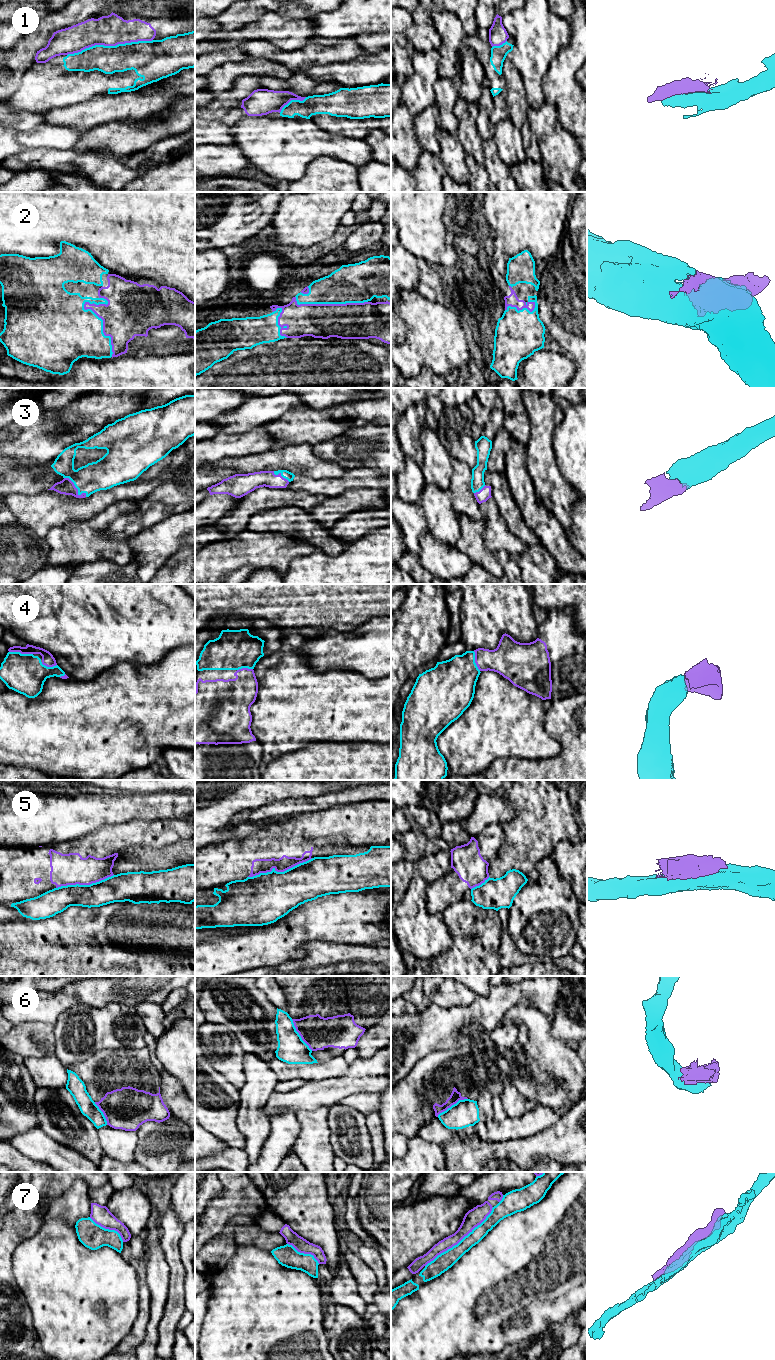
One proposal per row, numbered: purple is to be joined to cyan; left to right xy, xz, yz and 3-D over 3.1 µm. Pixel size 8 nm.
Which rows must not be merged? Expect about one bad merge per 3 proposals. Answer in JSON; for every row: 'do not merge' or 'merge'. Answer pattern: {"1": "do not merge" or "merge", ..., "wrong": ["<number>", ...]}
{"1": "do not merge", "2": "merge", "3": "merge", "4": "merge", "5": "do not merge", "6": "do not merge", "7": "do not merge", "wrong": ["1", "5", "6", "7"]}

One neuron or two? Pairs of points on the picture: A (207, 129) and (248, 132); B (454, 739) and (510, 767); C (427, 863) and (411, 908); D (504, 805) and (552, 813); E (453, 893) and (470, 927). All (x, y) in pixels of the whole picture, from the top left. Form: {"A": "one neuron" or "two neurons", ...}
{"A": "two neurons", "B": "two neurons", "C": "two neurons", "D": "two neurons", "E": "two neurons"}

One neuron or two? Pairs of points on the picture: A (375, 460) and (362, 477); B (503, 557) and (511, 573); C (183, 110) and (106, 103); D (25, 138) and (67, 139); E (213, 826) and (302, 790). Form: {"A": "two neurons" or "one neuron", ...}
{"A": "two neurons", "B": "one neuron", "C": "two neurons", "D": "one neuron", "E": "one neuron"}

